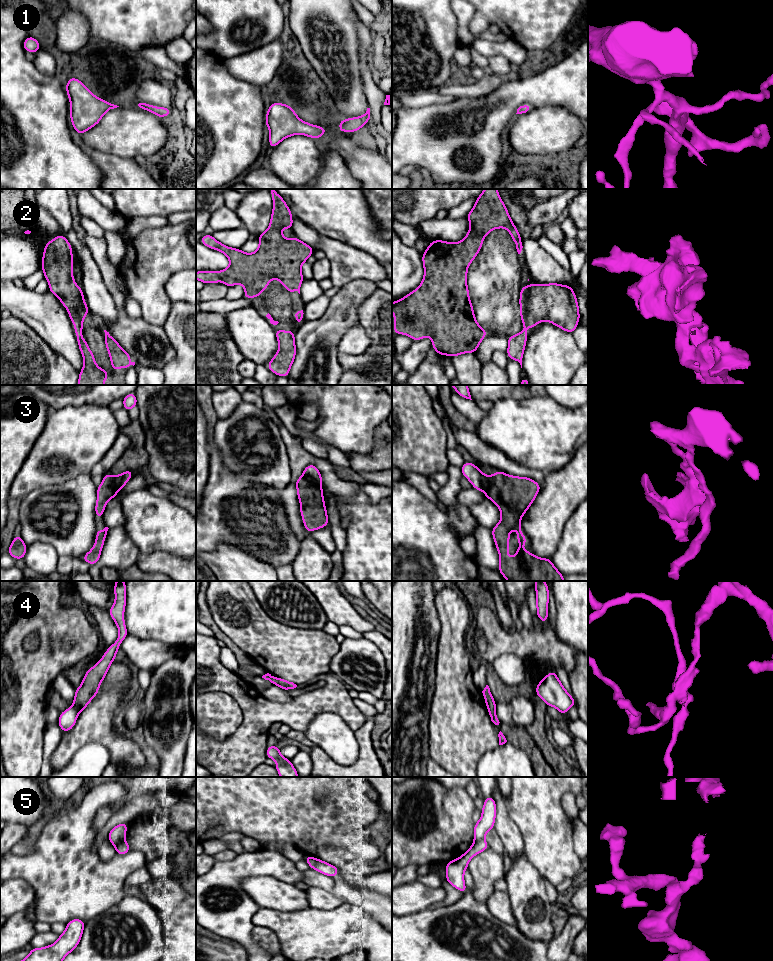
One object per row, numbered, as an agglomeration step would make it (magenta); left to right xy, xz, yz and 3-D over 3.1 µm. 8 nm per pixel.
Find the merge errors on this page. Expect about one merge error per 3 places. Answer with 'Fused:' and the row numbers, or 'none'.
Fused: 3, 4, 5

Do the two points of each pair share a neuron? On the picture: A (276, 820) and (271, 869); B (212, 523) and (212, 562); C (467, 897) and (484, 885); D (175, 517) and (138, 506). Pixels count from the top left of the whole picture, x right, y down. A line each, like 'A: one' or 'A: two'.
A: two
B: two
C: two
D: one

